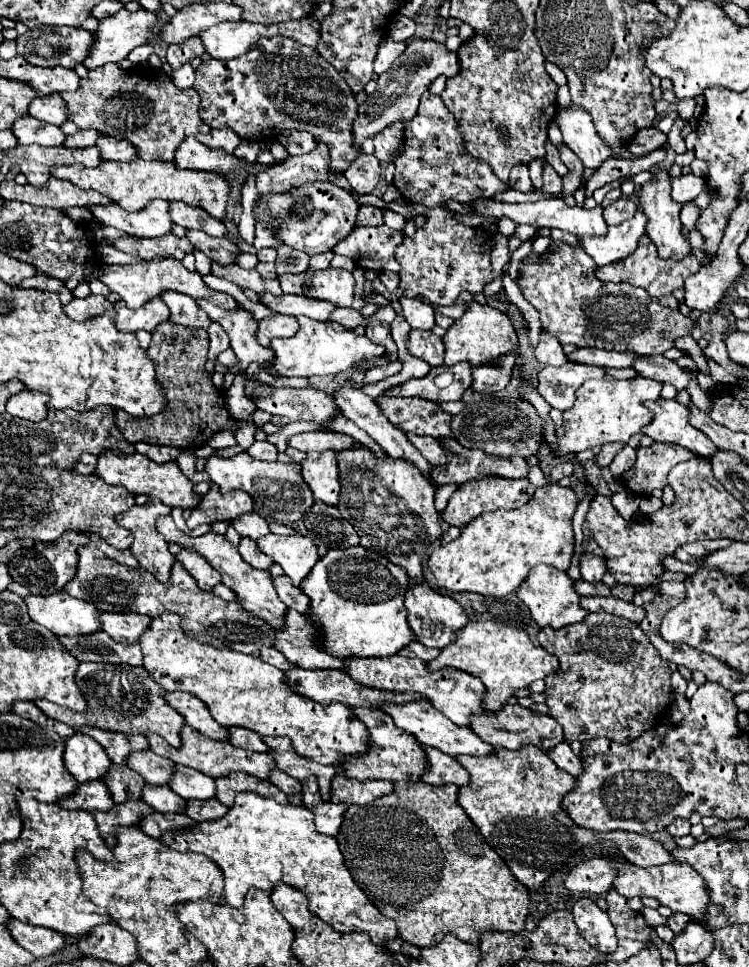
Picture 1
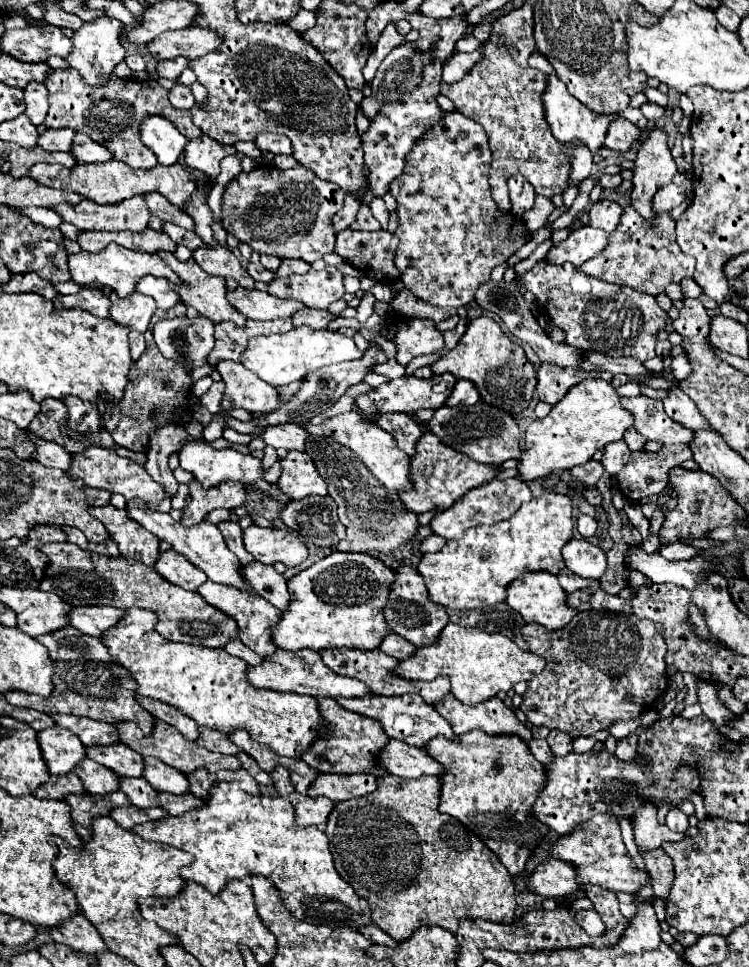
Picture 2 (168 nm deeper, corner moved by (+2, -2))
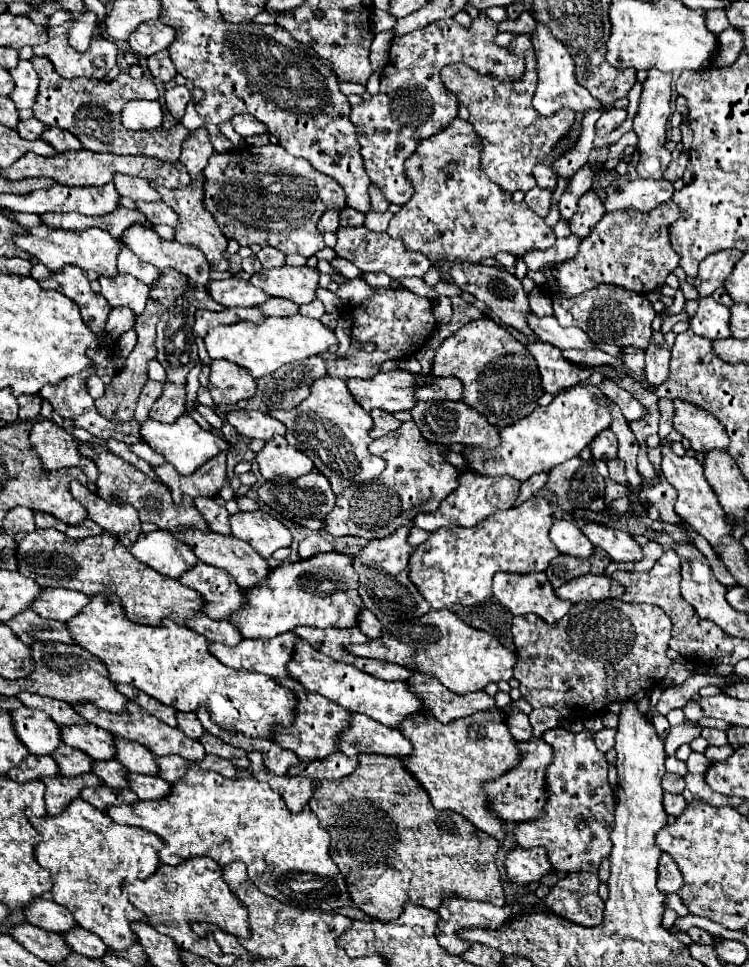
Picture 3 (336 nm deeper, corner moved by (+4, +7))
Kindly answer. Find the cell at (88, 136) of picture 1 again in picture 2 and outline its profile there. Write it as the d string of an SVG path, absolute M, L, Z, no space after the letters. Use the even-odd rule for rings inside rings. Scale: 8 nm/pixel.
M46 129L38 135L38 145L44 151L70 151L74 131L70 129Z

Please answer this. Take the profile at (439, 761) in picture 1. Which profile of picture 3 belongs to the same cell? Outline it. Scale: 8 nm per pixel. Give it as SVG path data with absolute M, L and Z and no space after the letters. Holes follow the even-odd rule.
M352 714L350 728L340 736L340 750L346 756L388 754L408 758L412 754L412 742L396 728L388 728L364 714Z

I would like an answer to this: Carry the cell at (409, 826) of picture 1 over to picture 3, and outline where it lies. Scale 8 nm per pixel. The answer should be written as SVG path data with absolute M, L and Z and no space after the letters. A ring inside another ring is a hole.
M362 754L360 756L360 766L358 770L350 776L350 778L344 778L342 782L324 782L324 780L318 780L314 782L316 788L314 788L314 796L310 798L310 810L318 816L320 820L320 826L330 834L332 838L332 844L330 844L330 856L332 860L336 862L336 866L340 868L340 874L346 878L348 882L348 892L352 896L352 902L368 916L372 916L374 920L384 920L384 922L392 922L396 920L400 914L402 914L402 906L406 902L412 902L412 904L420 904L420 906L426 906L430 910L438 910L440 908L440 902L444 902L444 898L468 898L468 900L480 900L480 902L490 902L494 906L504 906L506 904L506 898L504 898L504 888L502 888L502 880L500 880L500 872L496 868L496 862L494 862L494 856L500 848L498 840L484 834L482 830L478 830L472 822L468 822L464 816L456 814L456 812L440 812L432 806L430 798L428 798L428 792L420 786L420 782L412 776L412 772L400 762L400 758L388 758L388 756L368 756L368 754Z

